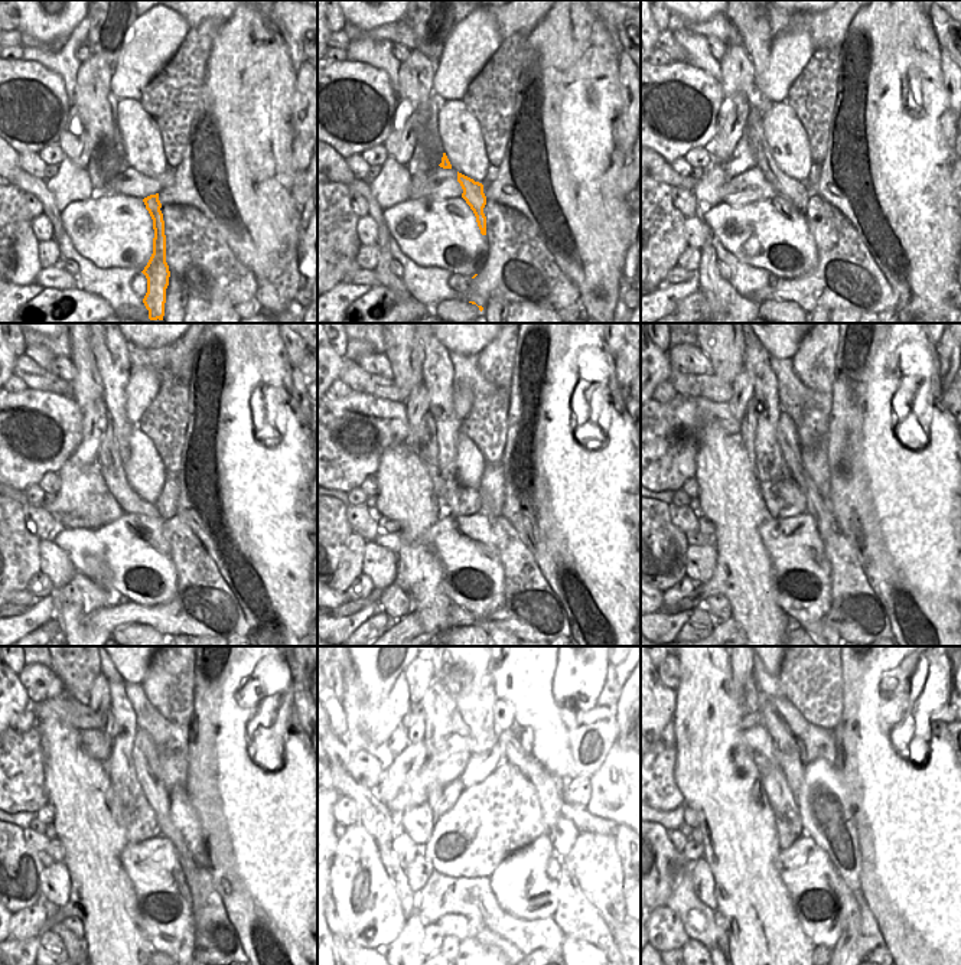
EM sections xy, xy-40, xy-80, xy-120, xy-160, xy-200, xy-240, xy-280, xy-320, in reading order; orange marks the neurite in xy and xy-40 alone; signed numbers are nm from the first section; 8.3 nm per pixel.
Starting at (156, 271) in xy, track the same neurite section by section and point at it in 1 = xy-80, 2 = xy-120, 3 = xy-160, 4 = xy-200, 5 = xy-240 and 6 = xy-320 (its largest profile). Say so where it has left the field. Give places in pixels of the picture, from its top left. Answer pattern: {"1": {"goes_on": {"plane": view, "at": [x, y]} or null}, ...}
{"1": {"goes_on": {"plane": "xy-80", "at": [797, 192]}}, "2": {"goes_on": {"plane": "xy-120", "at": [111, 469]}}, "3": {"goes_on": {"plane": "xy-160", "at": [427, 442]}}, "4": {"goes_on": {"plane": "xy-200", "at": [749, 424]}}, "5": {"goes_on": {"plane": "xy-240", "at": [100, 690]}}, "6": {"goes_on": {"plane": "xy-320", "at": [751, 691]}}}

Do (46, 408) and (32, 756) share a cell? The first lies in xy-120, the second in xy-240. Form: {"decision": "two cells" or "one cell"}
{"decision": "one cell"}

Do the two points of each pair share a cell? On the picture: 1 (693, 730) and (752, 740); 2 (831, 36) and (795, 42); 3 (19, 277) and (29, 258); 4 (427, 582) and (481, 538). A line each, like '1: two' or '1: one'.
1: two
2: two
3: one
4: two

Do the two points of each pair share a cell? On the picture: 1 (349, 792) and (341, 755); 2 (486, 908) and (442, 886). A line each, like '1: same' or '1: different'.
1: same
2: different

